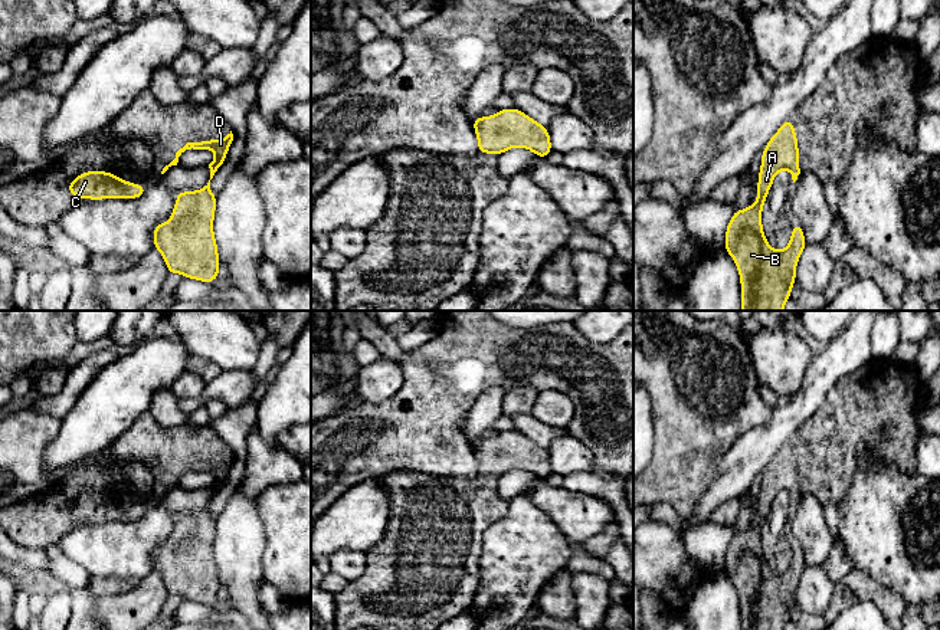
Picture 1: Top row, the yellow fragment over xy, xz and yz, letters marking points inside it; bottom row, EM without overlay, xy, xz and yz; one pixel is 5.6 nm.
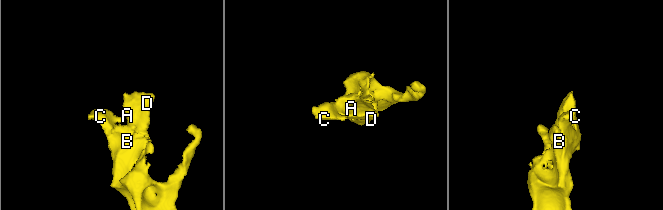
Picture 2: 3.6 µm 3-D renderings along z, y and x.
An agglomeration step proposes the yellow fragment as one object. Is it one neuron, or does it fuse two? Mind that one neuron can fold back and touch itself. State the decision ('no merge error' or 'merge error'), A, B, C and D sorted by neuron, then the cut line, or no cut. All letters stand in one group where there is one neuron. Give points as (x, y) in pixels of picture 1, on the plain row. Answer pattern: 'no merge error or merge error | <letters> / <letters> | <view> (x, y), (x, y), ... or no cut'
no merge error | A B C D | no cut

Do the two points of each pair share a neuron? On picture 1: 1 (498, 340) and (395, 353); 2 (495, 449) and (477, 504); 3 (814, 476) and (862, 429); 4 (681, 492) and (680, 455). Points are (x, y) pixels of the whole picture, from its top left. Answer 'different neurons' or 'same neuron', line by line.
1: different neurons
2: same neuron
3: same neuron
4: same neuron

